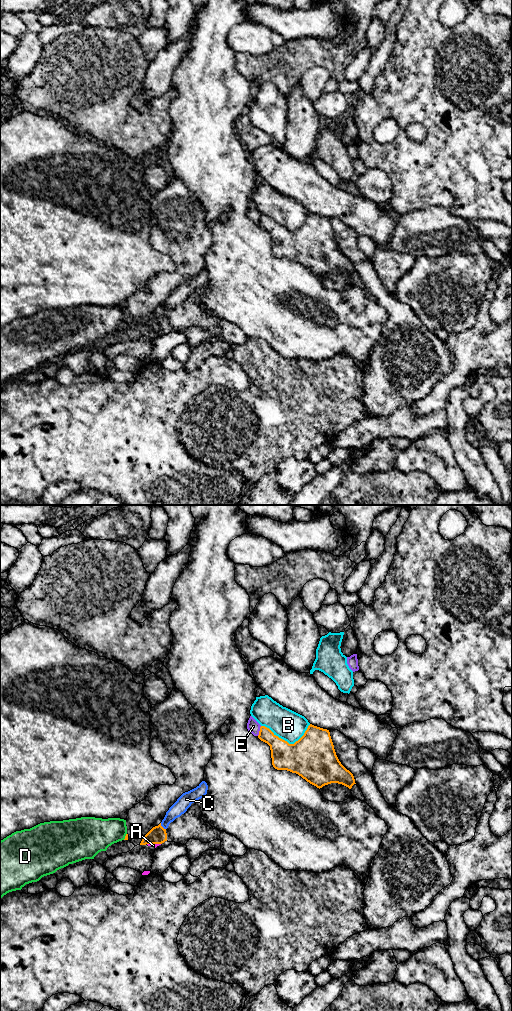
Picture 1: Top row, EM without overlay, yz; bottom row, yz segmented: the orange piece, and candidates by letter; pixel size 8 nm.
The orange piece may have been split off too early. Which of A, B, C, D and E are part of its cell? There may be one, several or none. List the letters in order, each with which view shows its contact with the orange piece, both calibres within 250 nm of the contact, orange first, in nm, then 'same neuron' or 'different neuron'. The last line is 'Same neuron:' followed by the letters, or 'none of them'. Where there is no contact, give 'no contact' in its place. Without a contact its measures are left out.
A: yz | 140/30 nm | different neuron
B: yz | 360/240 nm | different neuron
C: yz | 140/110 nm | different neuron
D: yz | 30/280 nm | different neuron
E: yz | 180/100 nm | different neuron
Same neuron: none of them

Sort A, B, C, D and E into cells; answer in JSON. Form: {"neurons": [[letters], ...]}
{"neurons": [["A", "C", "E"], ["B"], ["D"]]}

